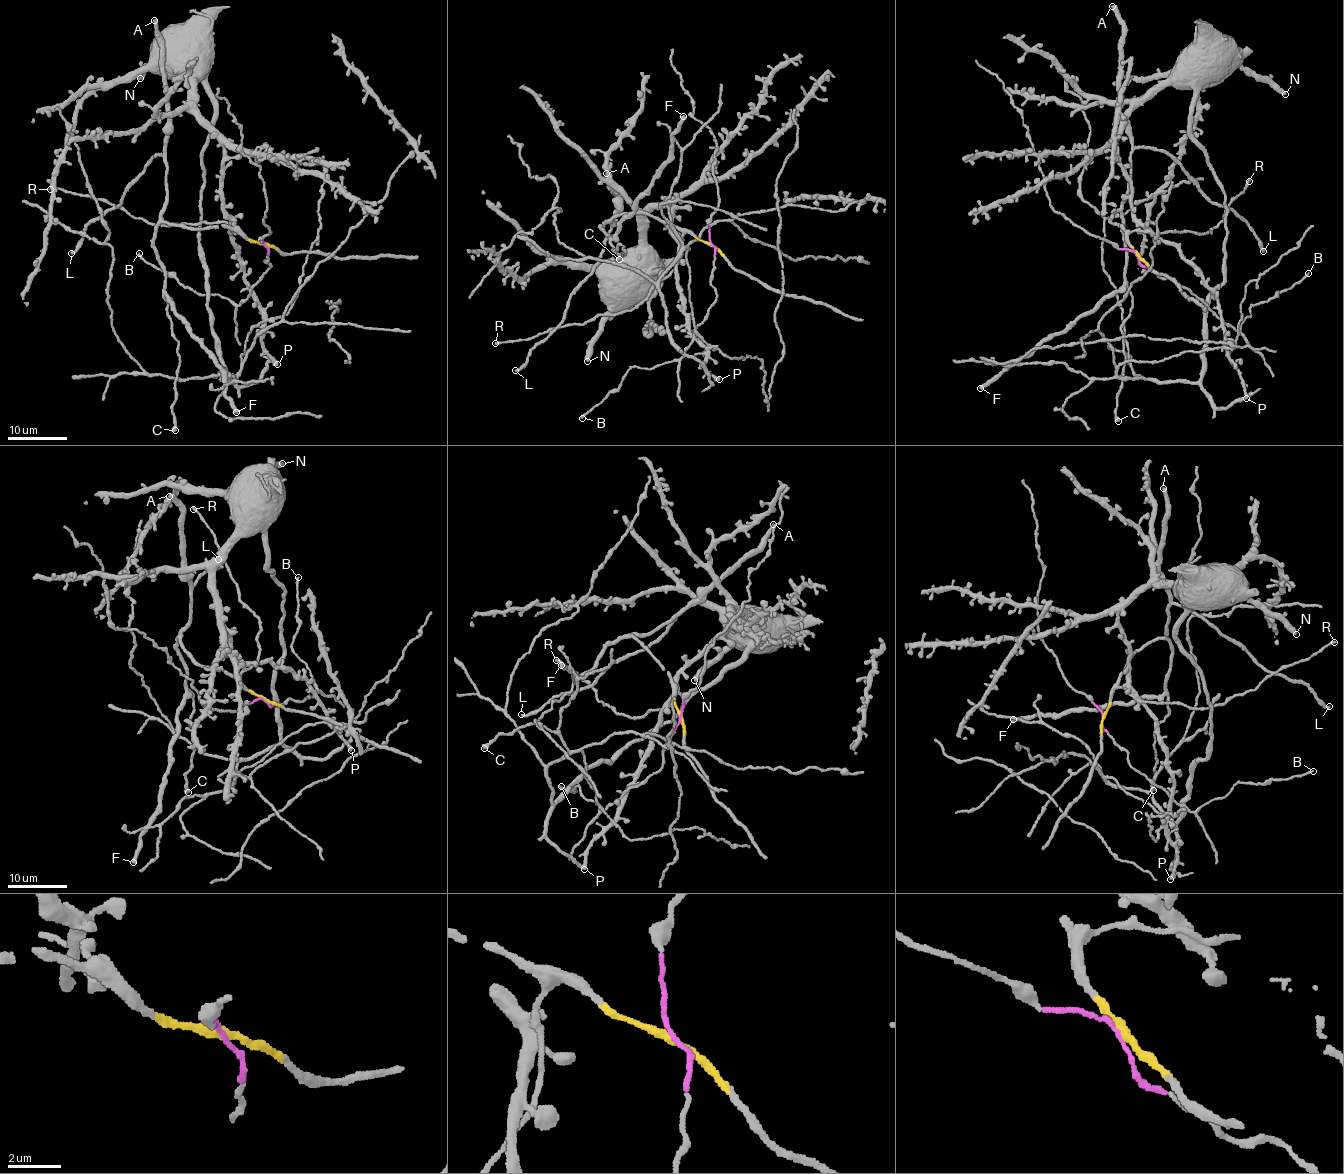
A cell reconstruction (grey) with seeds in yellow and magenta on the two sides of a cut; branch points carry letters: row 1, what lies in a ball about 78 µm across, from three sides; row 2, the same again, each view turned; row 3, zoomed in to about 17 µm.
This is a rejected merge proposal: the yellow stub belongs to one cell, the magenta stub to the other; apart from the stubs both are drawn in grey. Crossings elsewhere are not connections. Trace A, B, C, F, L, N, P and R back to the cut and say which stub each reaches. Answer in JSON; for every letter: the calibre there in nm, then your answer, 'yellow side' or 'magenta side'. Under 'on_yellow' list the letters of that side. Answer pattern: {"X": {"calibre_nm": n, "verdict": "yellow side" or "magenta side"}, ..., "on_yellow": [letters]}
{"A": {"calibre_nm": 460, "verdict": "yellow side"}, "B": {"calibre_nm": 140, "verdict": "magenta side"}, "C": {"calibre_nm": 480, "verdict": "yellow side"}, "F": {"calibre_nm": 440, "verdict": "yellow side"}, "L": {"calibre_nm": 240, "verdict": "yellow side"}, "N": {"calibre_nm": 420, "verdict": "magenta side"}, "P": {"calibre_nm": 480, "verdict": "magenta side"}, "R": {"calibre_nm": 240, "verdict": "yellow side"}, "on_yellow": ["A", "C", "F", "L", "R"]}

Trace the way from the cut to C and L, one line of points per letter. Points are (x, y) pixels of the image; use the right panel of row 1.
C: (1136, 254), (1129, 233), (1205, 233), (1227, 207), (1142, 147), (1121, 206), (1132, 308), (1118, 421)
L: (1136, 254), (1127, 238), (1129, 233), (1191, 230), (1205, 233), (1222, 221), (1229, 207), (1248, 225), (1264, 251)

